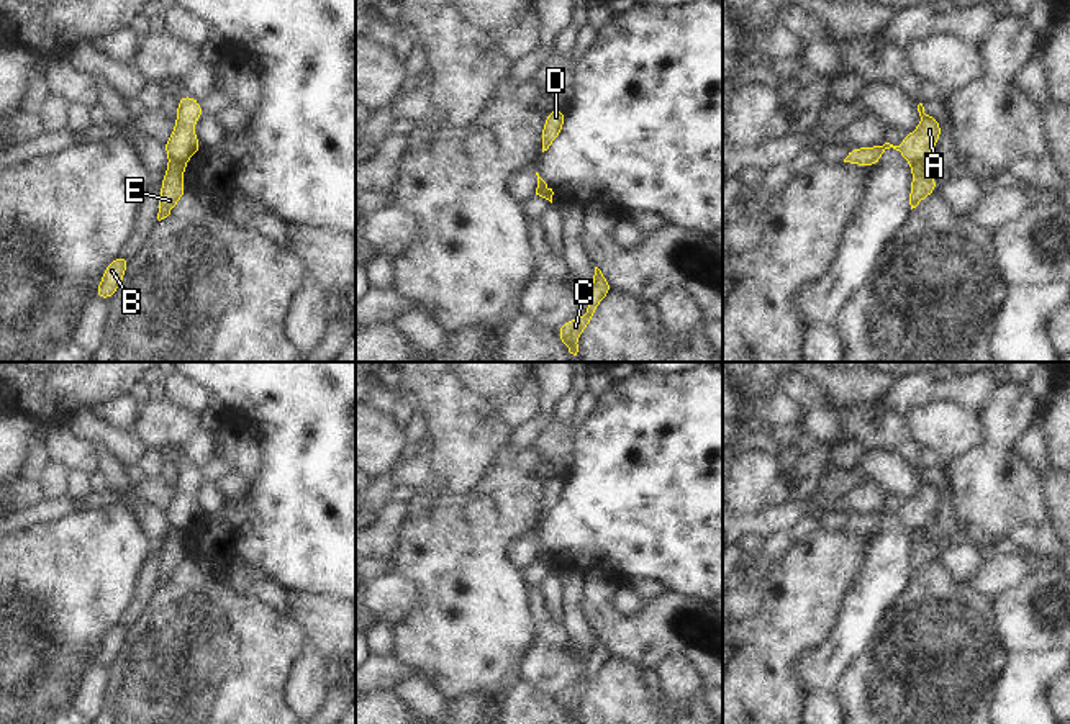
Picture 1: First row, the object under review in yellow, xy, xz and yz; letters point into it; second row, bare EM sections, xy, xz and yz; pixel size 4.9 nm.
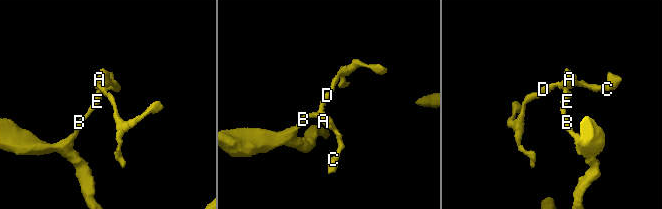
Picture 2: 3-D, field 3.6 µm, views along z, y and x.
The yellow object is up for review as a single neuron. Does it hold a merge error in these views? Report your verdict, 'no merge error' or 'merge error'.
merge error

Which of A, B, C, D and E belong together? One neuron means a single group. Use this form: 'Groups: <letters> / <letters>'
Groups: A C D / B E.

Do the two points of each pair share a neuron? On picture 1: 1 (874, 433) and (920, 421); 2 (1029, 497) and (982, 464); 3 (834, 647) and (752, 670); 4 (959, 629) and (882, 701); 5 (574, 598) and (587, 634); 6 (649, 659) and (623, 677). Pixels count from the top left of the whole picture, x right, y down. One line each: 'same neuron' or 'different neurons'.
1: different neurons
2: same neuron
3: different neurons
4: same neuron
5: same neuron
6: different neurons

